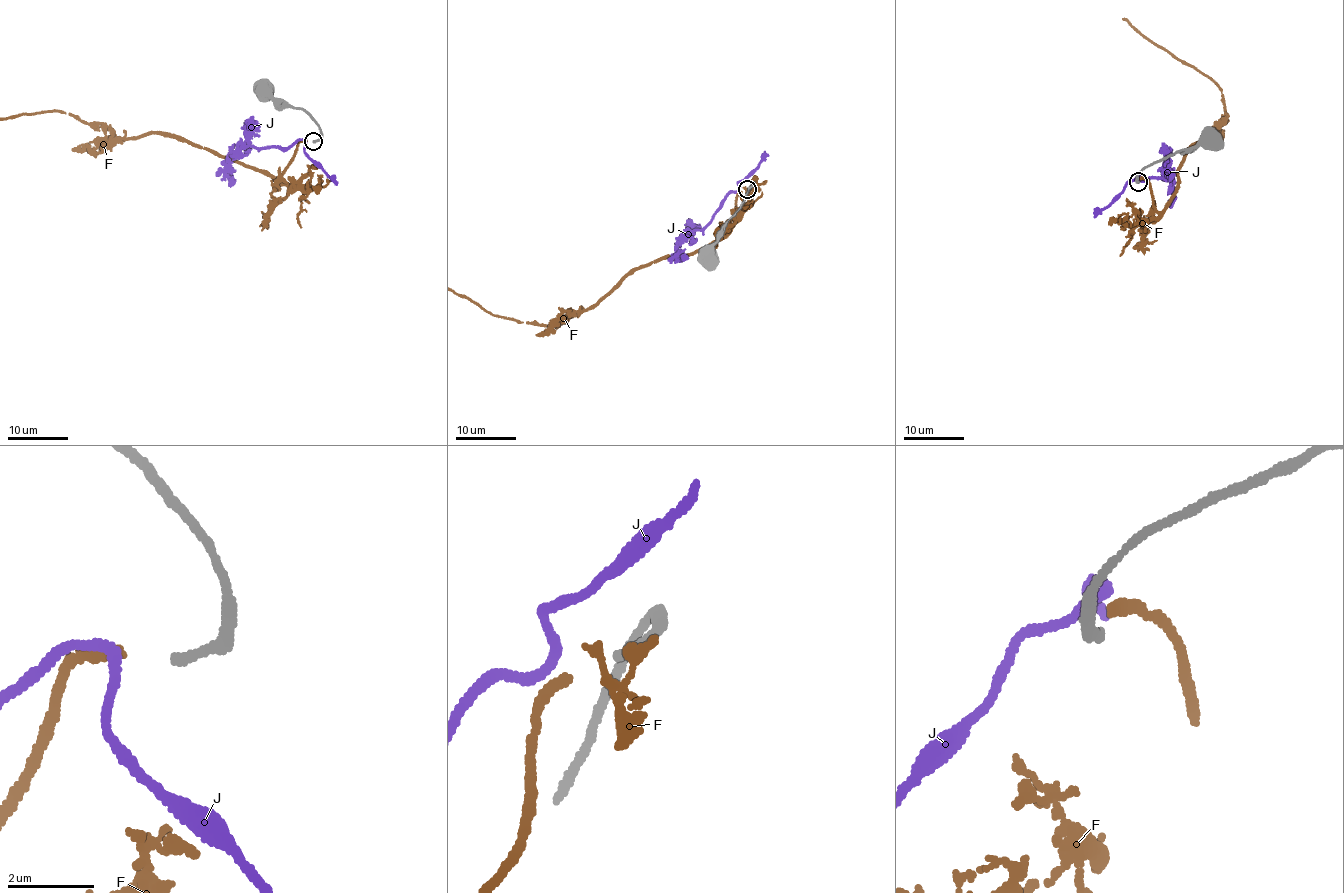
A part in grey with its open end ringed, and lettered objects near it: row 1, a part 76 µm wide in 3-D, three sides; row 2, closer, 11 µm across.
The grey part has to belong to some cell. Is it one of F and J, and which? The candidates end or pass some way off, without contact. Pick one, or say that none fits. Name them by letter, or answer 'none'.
F

